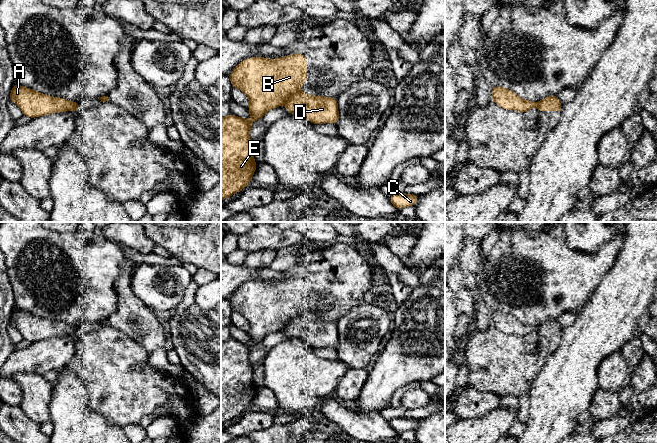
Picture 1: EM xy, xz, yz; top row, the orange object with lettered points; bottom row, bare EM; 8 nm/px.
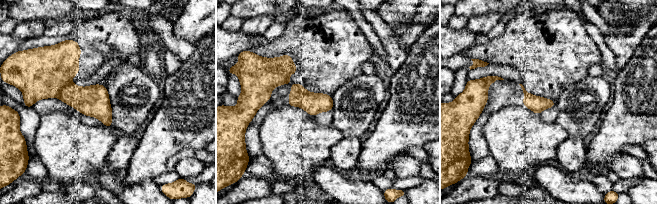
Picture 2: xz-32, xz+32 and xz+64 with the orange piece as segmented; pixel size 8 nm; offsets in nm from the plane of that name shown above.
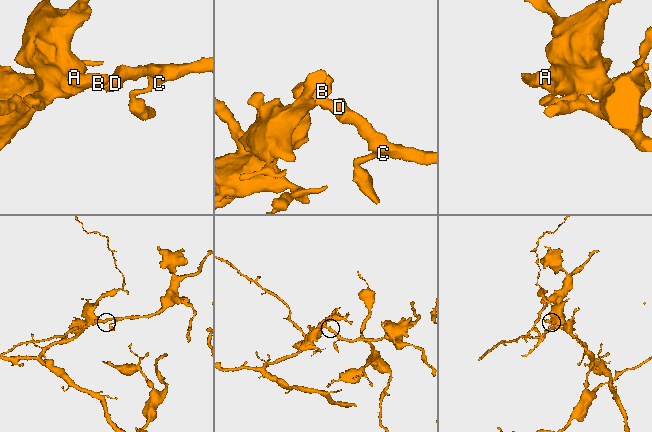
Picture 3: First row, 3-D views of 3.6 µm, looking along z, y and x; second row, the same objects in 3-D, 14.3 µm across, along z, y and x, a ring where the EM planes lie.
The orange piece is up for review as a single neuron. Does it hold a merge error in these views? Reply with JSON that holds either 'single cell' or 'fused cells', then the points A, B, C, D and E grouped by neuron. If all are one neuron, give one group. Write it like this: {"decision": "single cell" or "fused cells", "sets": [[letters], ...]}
{"decision": "fused cells", "sets": [["A", "B", "E"], ["C", "D"]]}

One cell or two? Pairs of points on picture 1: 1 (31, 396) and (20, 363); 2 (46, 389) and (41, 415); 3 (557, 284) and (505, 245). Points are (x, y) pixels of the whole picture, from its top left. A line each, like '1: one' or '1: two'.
1: two
2: one
3: one

